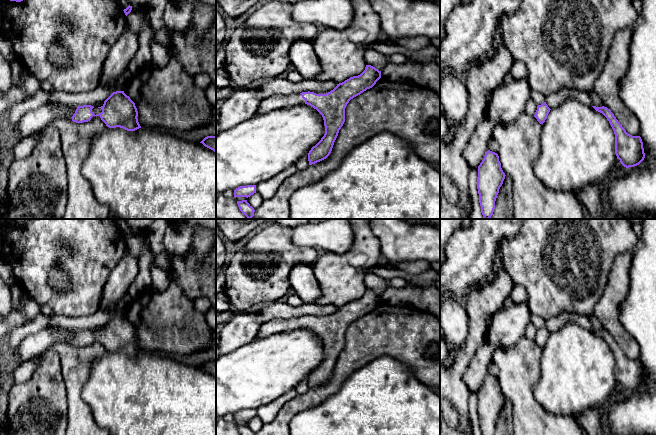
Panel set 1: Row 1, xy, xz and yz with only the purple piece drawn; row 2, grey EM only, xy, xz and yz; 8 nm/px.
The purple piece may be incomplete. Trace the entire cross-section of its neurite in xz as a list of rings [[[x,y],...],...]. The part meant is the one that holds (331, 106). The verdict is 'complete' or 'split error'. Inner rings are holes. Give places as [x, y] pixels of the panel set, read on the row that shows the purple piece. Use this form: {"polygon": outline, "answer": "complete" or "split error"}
{"polygon": [[[371,65],[358,76],[350,77],[326,94],[302,92],[290,95],[275,95],[262,99],[255,115],[267,114],[273,110],[307,104],[323,117],[325,134],[308,153],[309,165],[326,159],[333,148],[339,130],[345,122],[345,108],[349,101],[372,88],[381,78],[381,71]]], "answer": "split error"}

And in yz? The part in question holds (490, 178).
{"polygon": [[[488,150],[478,166],[477,189],[484,219],[490,219],[495,209],[499,189],[505,179],[497,153]]], "answer": "complete"}

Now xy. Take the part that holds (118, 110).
{"polygon": [[[124,91],[113,92],[101,107],[102,112],[95,115],[91,105],[70,107],[74,110],[64,119],[72,120],[76,123],[88,122],[93,116],[99,116],[109,128],[120,127],[127,131],[135,131],[141,128],[138,122],[138,111],[135,103],[127,96]]], "answer": "split error"}

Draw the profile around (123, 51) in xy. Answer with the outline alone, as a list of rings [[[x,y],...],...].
[[[128,29],[124,31],[109,51],[98,86],[104,87],[109,80],[117,79],[127,69],[138,48],[138,34]]]

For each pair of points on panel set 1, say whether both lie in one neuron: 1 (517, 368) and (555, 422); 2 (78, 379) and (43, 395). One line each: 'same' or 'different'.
1: same
2: different

